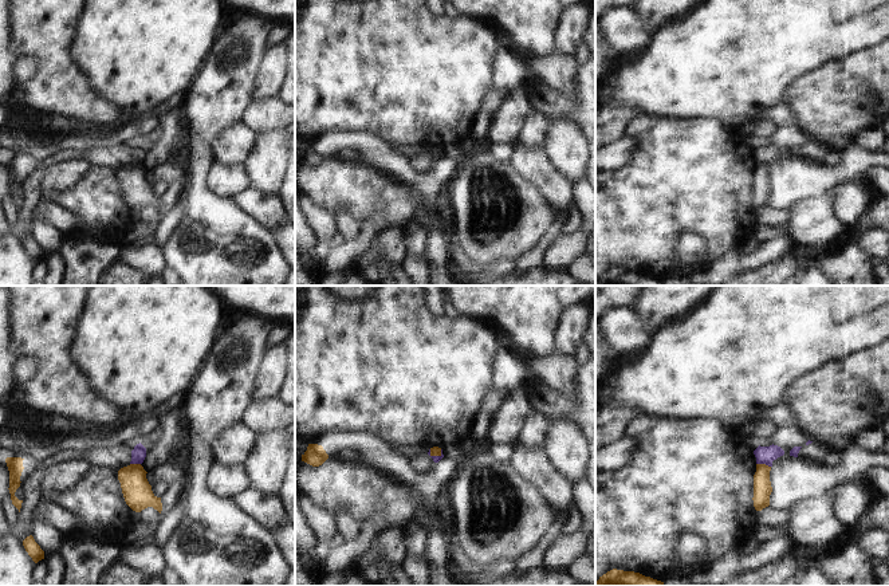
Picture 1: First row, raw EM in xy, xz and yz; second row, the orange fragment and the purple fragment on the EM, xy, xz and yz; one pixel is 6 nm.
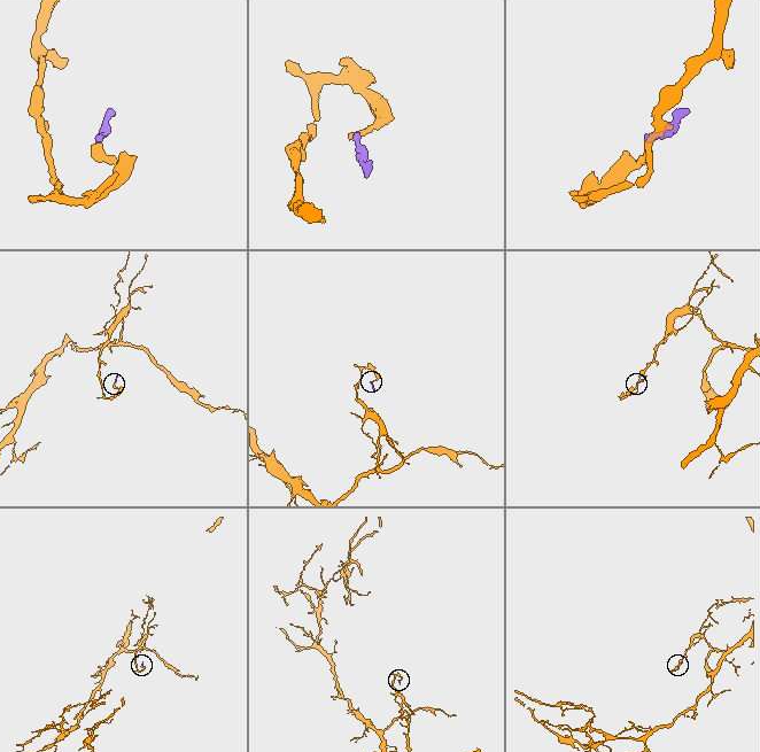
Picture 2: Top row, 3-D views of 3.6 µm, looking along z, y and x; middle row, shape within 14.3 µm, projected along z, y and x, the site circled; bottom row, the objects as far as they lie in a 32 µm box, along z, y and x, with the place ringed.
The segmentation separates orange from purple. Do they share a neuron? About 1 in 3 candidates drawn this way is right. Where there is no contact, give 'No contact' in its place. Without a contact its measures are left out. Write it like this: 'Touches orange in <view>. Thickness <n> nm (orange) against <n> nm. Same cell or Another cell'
Touches orange in yz. Thickness 110 nm (orange) against 110 nm. Another cell

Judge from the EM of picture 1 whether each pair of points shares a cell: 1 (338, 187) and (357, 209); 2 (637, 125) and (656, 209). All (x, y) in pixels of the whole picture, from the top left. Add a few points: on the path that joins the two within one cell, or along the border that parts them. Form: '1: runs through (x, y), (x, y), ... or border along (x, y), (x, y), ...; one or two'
1: runs through (343, 192), (356, 204); one
2: border along (661, 120), (633, 138); two

